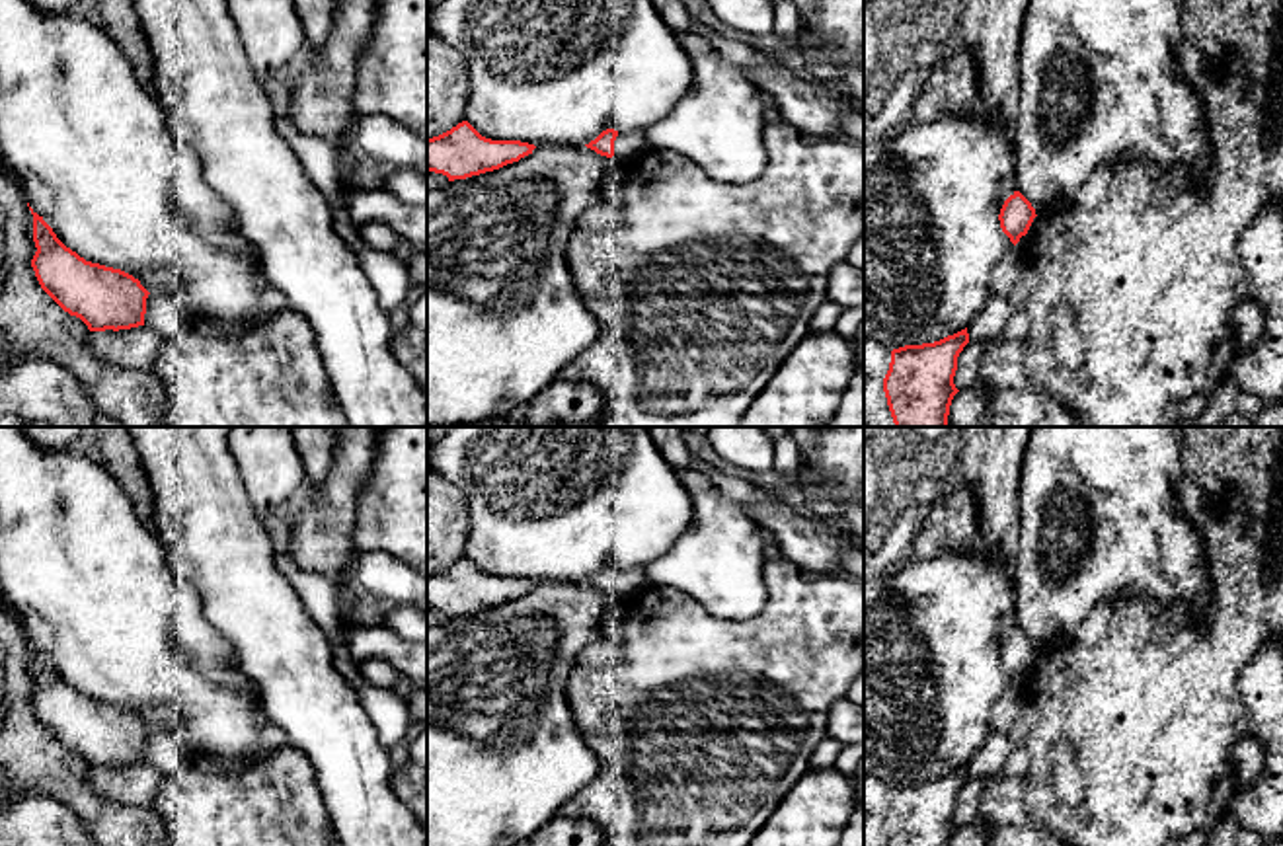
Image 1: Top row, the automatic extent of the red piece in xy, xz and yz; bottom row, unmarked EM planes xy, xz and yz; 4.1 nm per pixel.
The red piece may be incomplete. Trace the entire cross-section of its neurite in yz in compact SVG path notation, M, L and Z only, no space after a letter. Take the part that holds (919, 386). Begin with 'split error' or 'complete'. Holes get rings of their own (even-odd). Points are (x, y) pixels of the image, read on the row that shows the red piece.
complete | M967 327L934 343L891 351L883 392L895 427L948 427L957 357L969 343Z

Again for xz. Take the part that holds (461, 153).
complete | M468 121L427 138L427 172L443 173L448 181L499 170L532 154L536 146L521 140L491 140Z

